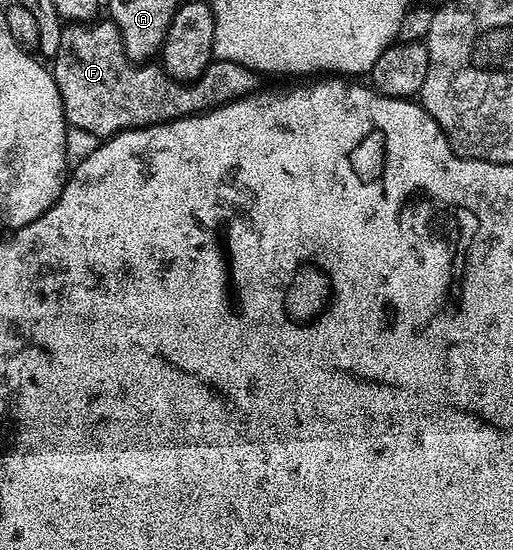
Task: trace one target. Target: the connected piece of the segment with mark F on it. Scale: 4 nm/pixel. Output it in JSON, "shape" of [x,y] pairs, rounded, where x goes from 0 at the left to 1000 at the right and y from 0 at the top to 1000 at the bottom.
{"shape":[[[211,31],[121,47],[115,89],[99,109],[103,145],[123,184],[127,222],[203,256],[214,245],[415,202],[503,164],[503,131],[458,111],[417,105],[378,151],[351,151],[298,111],[263,118],[240,89],[232,53]]]}

